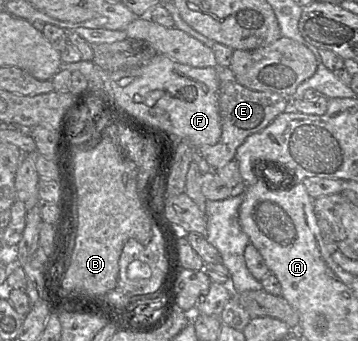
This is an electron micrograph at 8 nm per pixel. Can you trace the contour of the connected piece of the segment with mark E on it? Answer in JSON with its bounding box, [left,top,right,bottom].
[198,65,289,171]

